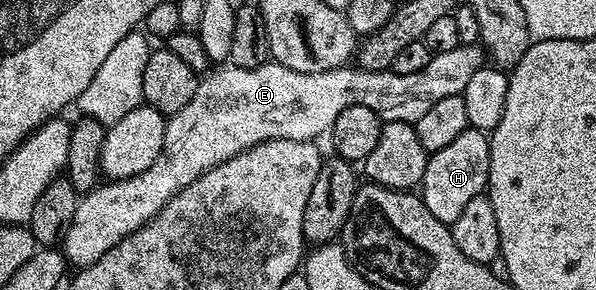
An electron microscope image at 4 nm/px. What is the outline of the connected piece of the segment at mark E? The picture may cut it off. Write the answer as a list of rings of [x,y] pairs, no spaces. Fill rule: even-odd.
[[[480,44],[458,45],[452,51],[432,54],[429,63],[412,74],[399,75],[387,70],[385,72],[369,72],[367,69],[349,65],[323,72],[293,71],[284,65],[268,61],[257,68],[237,68],[225,65],[208,72],[199,82],[192,99],[185,103],[181,110],[172,117],[166,118],[167,126],[161,143],[161,151],[141,175],[133,175],[120,181],[108,180],[100,184],[90,193],[82,194],[77,203],[77,211],[73,211],[73,223],[69,223],[69,231],[61,242],[61,251],[67,256],[72,266],[82,267],[97,263],[105,251],[117,247],[133,231],[137,231],[145,223],[152,221],[193,179],[197,179],[205,171],[233,159],[241,151],[253,147],[262,141],[273,139],[297,139],[298,141],[315,141],[319,136],[330,134],[337,115],[341,115],[348,107],[367,107],[378,115],[380,121],[400,121],[414,125],[421,115],[425,115],[440,99],[450,95],[461,95],[473,74],[484,68],[485,51]]]

